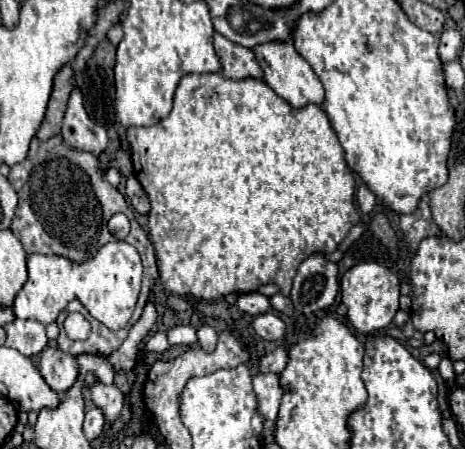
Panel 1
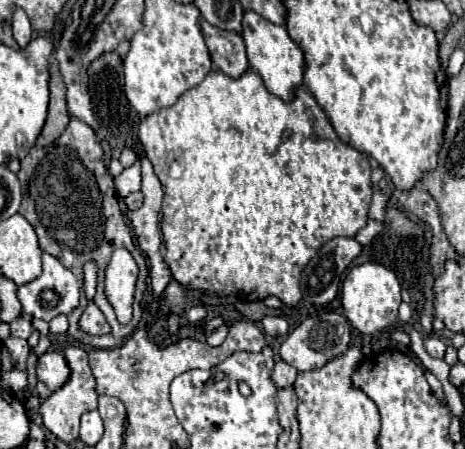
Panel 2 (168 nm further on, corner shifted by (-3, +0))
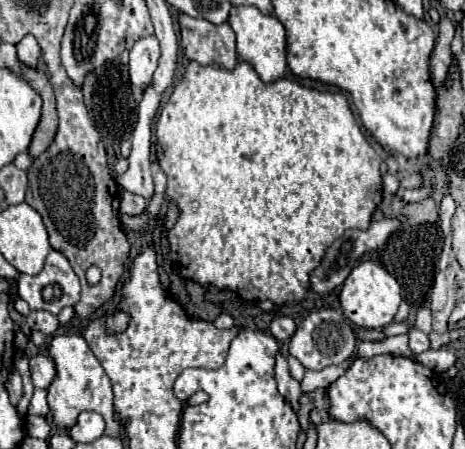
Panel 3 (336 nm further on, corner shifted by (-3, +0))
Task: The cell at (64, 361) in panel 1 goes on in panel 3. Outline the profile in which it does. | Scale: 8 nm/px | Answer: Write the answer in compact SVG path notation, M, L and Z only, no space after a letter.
M35 356L29 360L29 372L35 388L49 388L49 384L55 378L55 364L49 356Z

